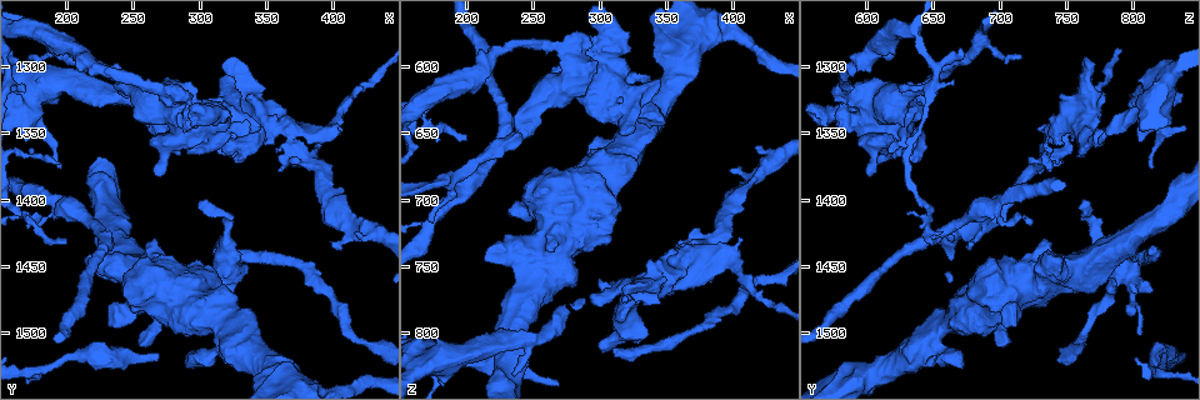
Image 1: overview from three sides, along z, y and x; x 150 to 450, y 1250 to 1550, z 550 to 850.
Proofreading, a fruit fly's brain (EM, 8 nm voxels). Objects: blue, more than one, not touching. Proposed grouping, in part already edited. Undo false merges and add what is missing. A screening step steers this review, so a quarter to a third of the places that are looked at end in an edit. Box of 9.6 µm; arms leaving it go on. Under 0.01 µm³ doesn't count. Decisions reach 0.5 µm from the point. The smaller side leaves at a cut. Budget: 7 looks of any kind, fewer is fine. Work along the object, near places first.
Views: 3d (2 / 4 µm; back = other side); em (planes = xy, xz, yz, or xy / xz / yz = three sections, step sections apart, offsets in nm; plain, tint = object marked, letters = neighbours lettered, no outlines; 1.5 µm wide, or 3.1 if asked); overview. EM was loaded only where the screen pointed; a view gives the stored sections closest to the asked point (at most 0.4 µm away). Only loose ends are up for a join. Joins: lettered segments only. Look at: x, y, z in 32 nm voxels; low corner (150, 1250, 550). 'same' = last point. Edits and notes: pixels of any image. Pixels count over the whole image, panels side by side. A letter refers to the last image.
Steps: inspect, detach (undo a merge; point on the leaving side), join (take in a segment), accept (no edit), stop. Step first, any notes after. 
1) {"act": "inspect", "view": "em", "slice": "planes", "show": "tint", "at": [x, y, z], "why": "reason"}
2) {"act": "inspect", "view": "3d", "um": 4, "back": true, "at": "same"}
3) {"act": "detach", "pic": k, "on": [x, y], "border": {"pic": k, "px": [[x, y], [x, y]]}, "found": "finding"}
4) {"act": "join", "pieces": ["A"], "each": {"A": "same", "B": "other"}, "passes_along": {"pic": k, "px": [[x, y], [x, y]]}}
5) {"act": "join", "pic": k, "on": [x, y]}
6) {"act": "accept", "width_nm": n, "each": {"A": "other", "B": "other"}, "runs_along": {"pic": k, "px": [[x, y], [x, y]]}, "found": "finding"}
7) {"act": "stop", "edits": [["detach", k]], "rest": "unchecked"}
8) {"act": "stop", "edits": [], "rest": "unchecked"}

{"act": "inspect", "view": "3d", "um": 4, "at": [198, 1376, 814], "why": "an open end"}

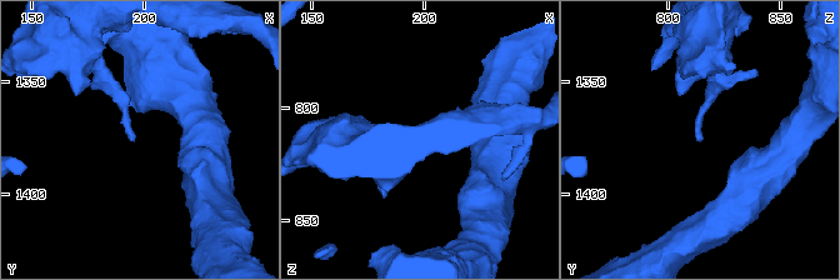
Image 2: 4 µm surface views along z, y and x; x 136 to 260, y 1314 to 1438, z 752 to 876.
{"act": "inspect", "view": "em", "slice": "planes", "show": "letters", "at": [196, 1378, 814], "why": "now the EM"}

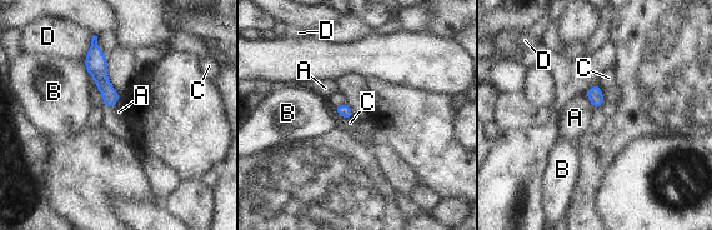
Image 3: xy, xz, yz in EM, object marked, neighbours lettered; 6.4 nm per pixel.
{"act": "accept", "width_nm": 100, "each": {"A": "other", "B": "other", "C": "other", "D": "other"}, "runs_along": {"pic": 3, "px": [[94, 45], [95, 64], [110, 104]]}, "found": "no lettered segment goes on from it"}

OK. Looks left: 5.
{"act": "inspect", "view": "3d", "um": 4, "back": true, "at": [312, 1456, 716], "why": "thick turns thin"}

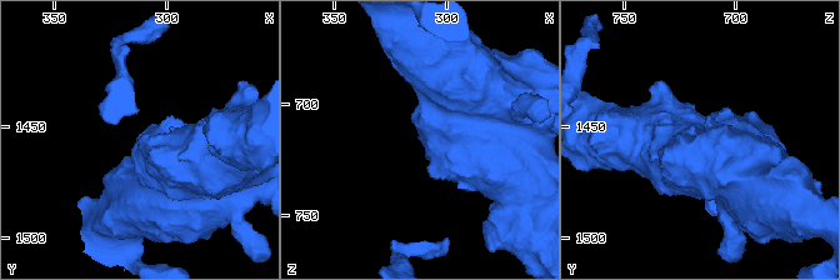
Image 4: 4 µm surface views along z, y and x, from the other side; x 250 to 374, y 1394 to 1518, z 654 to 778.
{"act": "inspect", "view": "em", "slice": "xz", "step": 4, "show": "tint", "at": [310, 1457, 715]}

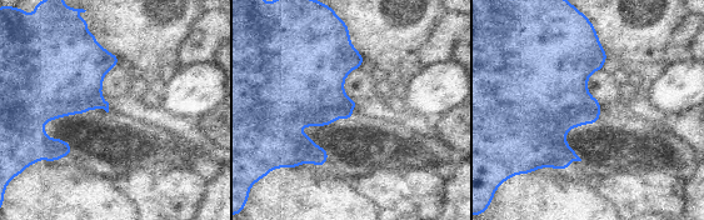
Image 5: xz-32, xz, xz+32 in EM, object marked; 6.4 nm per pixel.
{"act": "inspect", "view": "em", "slice": "planes", "show": "letters", "at": "same", "why": "another direction"}

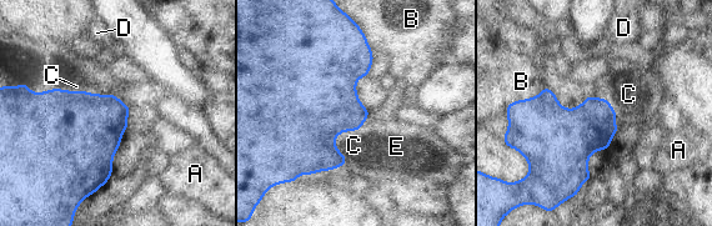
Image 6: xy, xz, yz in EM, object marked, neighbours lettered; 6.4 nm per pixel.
{"act": "accept", "width_nm": 320, "each": {"A": "other", "B": "other", "C": "other", "D": "other", "E": "other"}, "border": {"pic": 6, "px": [[369, 115], [362, 124]]}, "found": "continuous, no second neuron"}

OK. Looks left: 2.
{"act": "inspect", "view": "3d", "um": 4, "at": [298, 1406, 758], "why": "branch stops here"}

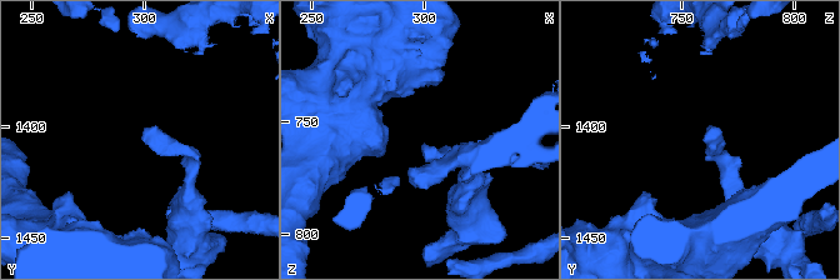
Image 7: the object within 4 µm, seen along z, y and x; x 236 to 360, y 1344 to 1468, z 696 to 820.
{"act": "inspect", "view": "em", "slice": "planes", "show": "letters", "at": [298, 1408, 759], "why": "shape alone is not enough"}

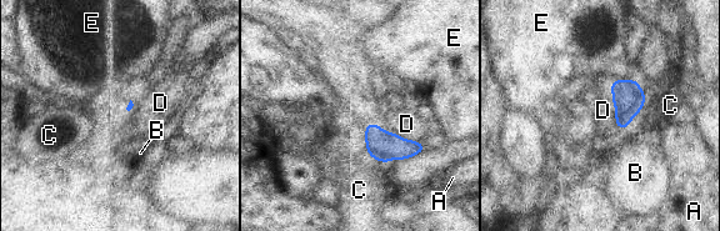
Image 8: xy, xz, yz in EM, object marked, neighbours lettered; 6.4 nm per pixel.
{"act": "accept", "each": {"A": "other", "B": "other", "C": "other", "D": "other", "E": "other"}, "border": {"pic": 8, "px": [[646, 98], [641, 110], [626, 127]]}, "found": "no lettered segment goes on from it"}

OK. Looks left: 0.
{"act": "stop", "edits": [], "rest": "unchecked"}

